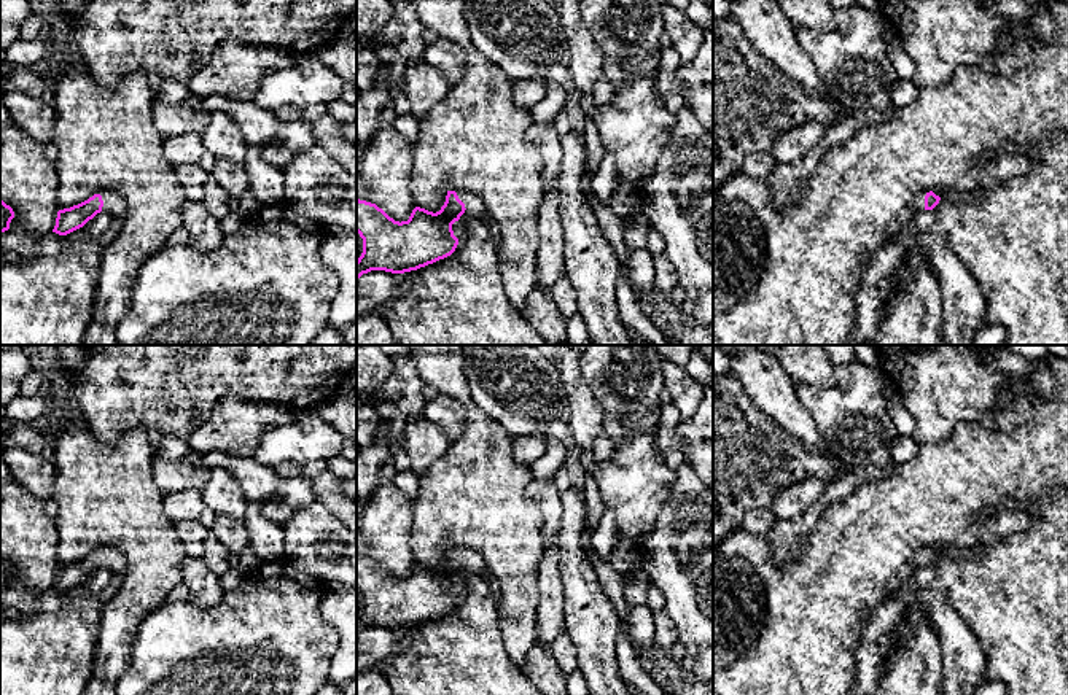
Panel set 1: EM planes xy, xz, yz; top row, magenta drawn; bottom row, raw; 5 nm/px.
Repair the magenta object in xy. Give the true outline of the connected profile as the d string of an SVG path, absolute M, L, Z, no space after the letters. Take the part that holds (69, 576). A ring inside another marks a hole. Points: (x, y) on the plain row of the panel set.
M116 549L94 550L88 557L57 568L53 588L67 592L83 584L97 569L105 568L115 574L124 576L124 557Z

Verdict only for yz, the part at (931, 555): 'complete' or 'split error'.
split error

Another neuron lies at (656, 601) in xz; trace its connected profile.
M651 585L648 588L646 606L653 612L662 611L665 608L665 596L664 596L664 593L656 585Z

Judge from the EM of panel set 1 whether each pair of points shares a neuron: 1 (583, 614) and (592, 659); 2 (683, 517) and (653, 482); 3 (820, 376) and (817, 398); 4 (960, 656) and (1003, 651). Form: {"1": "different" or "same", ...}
{"1": "same", "2": "different", "3": "different", "4": "different"}

